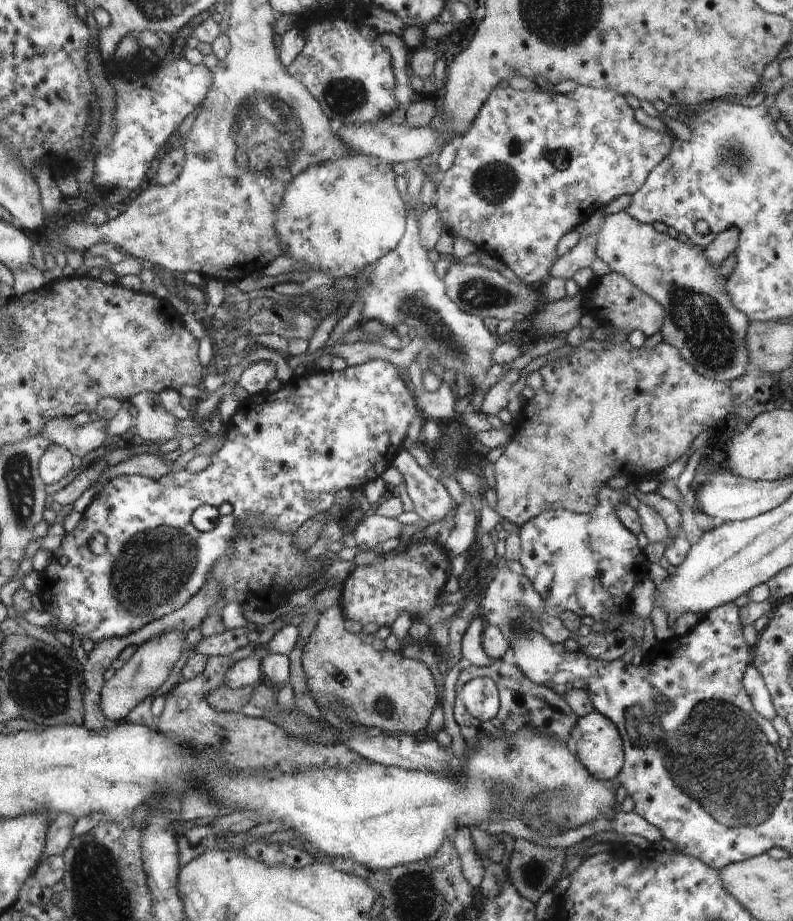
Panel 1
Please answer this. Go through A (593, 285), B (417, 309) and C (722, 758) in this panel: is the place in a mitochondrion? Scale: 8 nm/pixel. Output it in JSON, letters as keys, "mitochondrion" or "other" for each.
{"A":"other","B":"mitochondrion","C":"mitochondrion"}

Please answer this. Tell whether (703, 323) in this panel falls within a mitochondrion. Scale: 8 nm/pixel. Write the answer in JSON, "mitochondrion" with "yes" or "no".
{"mitochondrion":"yes"}

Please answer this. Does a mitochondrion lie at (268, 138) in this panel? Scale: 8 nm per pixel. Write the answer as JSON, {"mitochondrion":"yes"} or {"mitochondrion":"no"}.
{"mitochondrion":"yes"}

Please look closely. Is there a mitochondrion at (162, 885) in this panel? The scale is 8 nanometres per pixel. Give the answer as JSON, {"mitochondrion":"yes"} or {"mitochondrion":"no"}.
{"mitochondrion":"no"}

